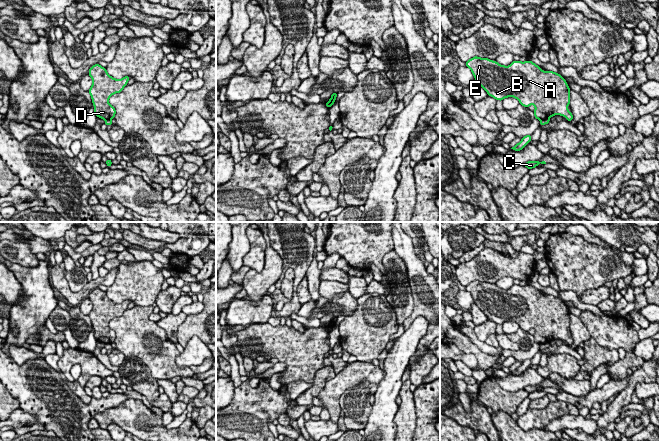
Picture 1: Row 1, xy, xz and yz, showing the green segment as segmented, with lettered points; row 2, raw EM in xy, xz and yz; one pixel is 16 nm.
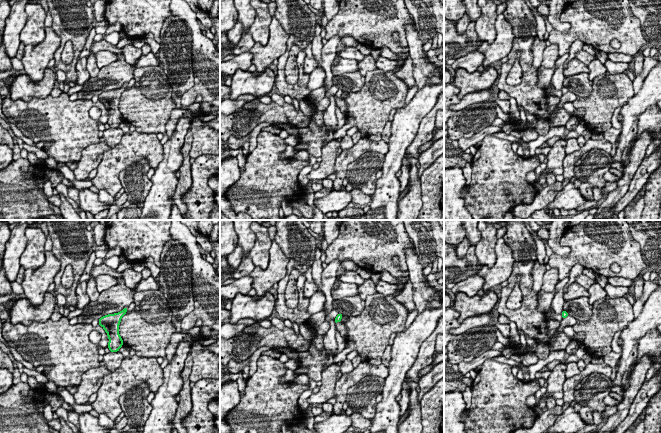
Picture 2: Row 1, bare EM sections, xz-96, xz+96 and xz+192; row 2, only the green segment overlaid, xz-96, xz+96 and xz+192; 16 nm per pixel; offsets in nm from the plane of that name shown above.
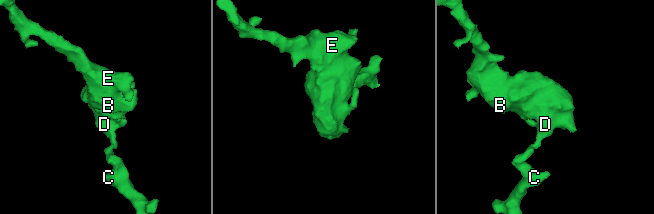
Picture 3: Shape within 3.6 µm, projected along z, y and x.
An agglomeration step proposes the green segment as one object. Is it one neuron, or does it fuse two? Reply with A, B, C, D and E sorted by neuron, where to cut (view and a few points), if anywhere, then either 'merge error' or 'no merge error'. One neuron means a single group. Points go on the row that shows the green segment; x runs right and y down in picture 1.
groups A B D E / C; cut xz (332, 98), (328, 107); merge error

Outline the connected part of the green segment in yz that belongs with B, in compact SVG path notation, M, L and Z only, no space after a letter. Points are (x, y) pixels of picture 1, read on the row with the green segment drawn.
M473 57L466 62L475 80L479 85L496 100L502 101L507 97L516 98L521 105L535 106L535 119L550 119L554 115L564 116L567 121L573 120L572 113L568 110L570 104L570 88L566 80L553 71L543 71L530 61L513 61L509 66L500 65L496 60Z

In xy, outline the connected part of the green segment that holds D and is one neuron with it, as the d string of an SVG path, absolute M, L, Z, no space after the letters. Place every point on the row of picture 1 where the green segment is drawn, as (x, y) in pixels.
M99 64L93 65L88 74L92 78L92 86L88 92L92 98L95 115L105 120L113 119L116 110L109 104L109 98L115 93L120 93L127 85L130 77L115 79L107 73L106 68Z

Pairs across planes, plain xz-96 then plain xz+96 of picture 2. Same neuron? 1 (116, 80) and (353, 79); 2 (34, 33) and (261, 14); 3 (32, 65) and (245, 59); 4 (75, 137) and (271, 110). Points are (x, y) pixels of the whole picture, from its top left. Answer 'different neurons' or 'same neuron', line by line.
1: same neuron
2: same neuron
3: different neurons
4: same neuron

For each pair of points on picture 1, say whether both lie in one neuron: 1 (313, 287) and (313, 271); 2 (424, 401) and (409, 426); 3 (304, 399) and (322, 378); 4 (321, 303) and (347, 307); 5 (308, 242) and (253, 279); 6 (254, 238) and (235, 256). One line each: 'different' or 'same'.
1: same
2: different
3: same
4: same
5: different
6: different

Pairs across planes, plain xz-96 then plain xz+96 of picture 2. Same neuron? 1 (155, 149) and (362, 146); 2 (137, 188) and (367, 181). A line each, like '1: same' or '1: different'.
1: same
2: same

